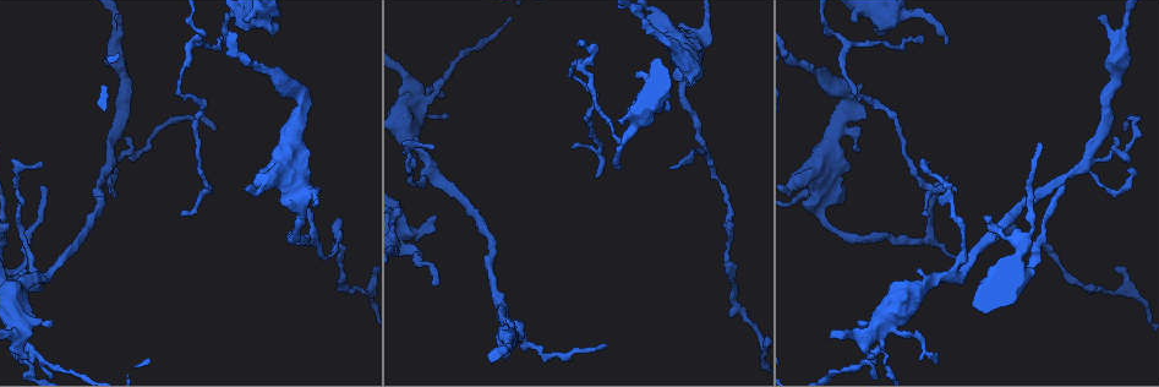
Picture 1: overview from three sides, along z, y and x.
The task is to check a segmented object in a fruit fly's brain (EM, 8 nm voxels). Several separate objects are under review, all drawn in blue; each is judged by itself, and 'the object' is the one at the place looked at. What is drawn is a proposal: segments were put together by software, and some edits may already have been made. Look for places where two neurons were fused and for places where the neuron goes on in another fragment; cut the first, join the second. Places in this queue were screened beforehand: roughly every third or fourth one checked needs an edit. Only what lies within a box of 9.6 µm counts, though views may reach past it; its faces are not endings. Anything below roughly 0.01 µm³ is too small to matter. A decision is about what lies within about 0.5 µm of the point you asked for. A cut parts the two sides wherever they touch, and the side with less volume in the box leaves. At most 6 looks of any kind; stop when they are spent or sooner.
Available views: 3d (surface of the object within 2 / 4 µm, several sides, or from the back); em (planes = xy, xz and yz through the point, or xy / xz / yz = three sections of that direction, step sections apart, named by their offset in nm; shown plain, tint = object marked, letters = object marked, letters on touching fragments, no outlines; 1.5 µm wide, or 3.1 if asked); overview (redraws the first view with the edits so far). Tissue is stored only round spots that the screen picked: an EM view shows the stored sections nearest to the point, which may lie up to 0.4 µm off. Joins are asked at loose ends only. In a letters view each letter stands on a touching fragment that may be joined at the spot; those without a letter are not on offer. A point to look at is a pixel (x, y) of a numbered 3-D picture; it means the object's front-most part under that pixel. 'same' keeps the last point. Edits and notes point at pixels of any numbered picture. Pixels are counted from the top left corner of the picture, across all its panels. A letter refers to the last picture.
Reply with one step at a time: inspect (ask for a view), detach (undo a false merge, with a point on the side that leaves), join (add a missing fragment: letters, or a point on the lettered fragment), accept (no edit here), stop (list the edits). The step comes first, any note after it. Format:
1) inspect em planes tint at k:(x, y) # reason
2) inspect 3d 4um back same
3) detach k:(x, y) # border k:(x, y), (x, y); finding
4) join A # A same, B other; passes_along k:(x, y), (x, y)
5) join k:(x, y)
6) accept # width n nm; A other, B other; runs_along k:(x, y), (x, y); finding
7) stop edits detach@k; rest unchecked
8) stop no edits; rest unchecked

inspect 3d 2um at 1:(1064, 185) # tapers out

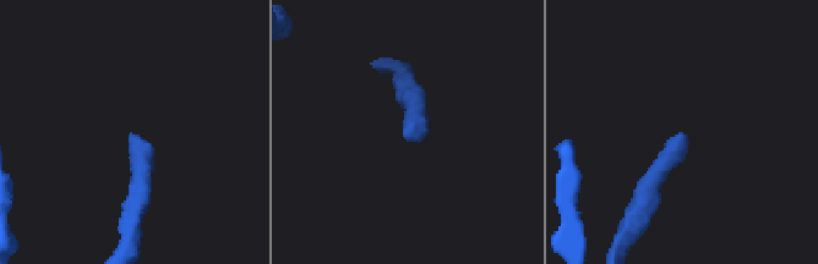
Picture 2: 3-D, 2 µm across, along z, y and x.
inspect em planes letters at 2:(417, 139) # shape alone is not enough

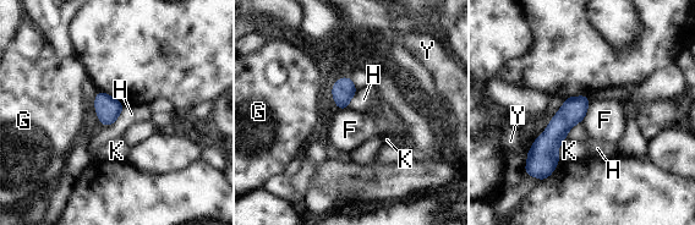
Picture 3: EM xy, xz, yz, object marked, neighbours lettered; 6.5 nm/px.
accept # F other, G other, H other, K other, Y other; no lettered fragment goes on from it

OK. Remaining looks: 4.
inspect 3d 4um at 1:(1011, 286) # sudden change in width

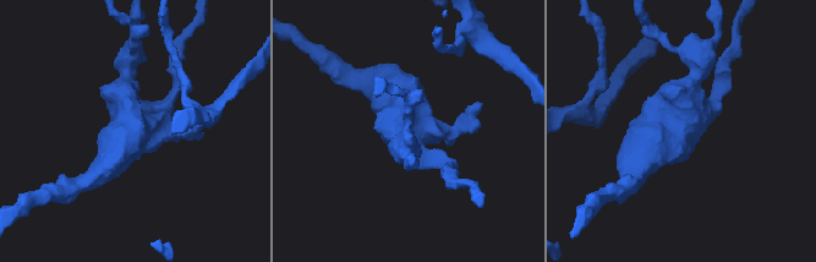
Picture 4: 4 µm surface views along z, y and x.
inspect em planes plain at 4:(428, 128)

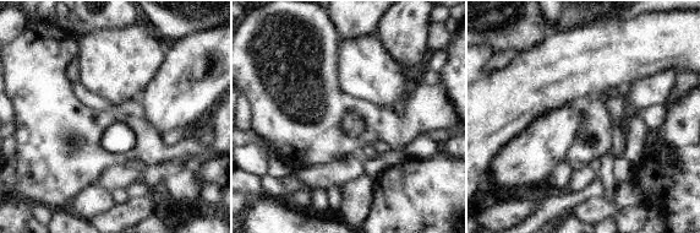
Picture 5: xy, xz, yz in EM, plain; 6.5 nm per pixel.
inspect em planes letters same # what lies round it

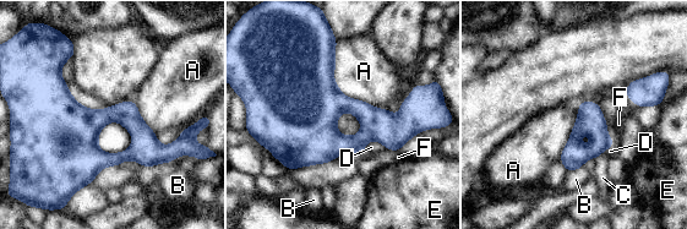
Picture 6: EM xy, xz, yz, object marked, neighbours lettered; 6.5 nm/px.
accept # A other, B other, C other, D other, E other, F other; border 6:(336, 42), (338, 88), (388, 110); one neuron here

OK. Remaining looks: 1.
inspect em planes letters at 1:(180, 214) # branch stops here

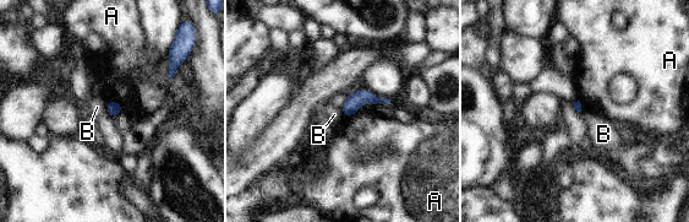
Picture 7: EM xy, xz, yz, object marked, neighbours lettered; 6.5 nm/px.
accept # A other, B other; no lettered fragment goes on from it

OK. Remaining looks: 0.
stop no edits; rest unchecked

